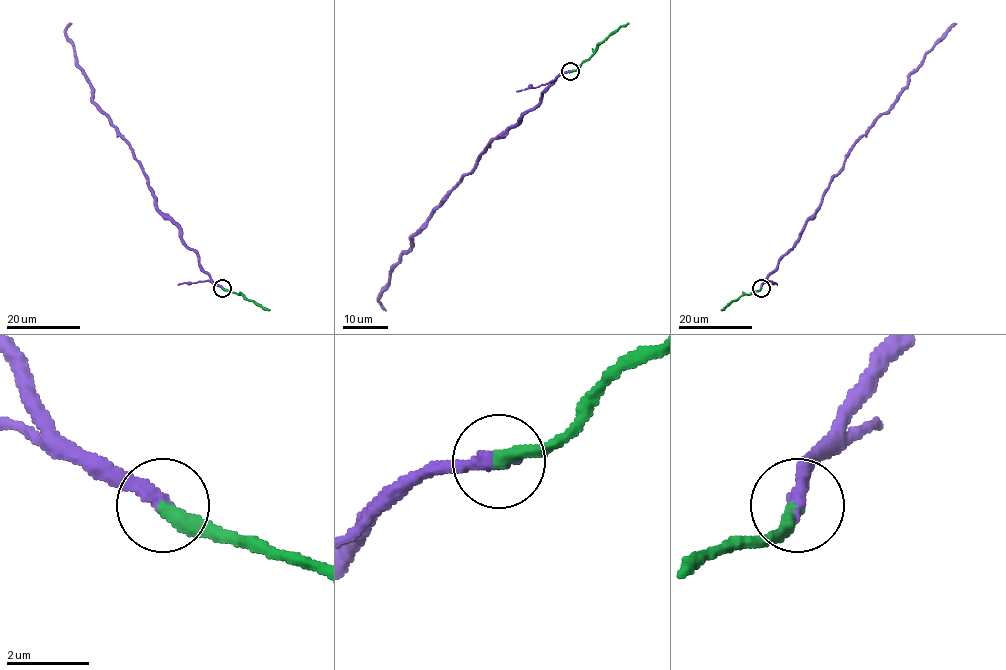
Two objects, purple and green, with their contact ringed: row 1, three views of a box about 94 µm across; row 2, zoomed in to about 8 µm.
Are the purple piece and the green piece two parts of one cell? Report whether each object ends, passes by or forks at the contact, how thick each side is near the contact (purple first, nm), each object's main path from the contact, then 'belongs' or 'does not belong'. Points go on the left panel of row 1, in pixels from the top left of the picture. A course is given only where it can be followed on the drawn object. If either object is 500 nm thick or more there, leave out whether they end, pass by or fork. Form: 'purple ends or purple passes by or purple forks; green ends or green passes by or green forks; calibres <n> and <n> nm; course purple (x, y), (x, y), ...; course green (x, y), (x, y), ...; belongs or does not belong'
purple ends; green ends; calibres 360 and 380 nm; course purple (222, 288), (158, 209), (133, 149), (93, 100), (93, 88), (66, 37), (71, 23); course green (222, 288), (243, 294), (269, 310); does not belong

